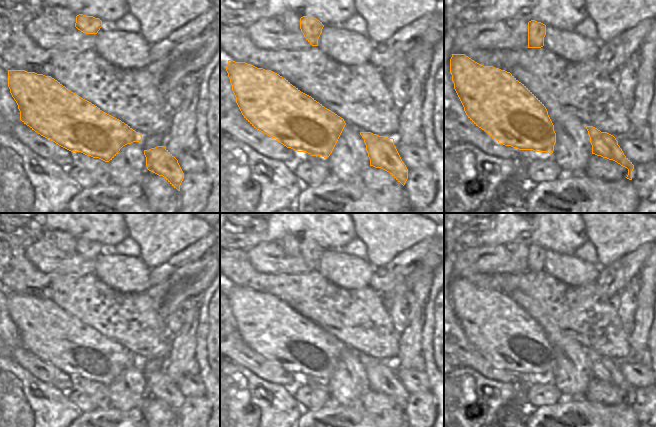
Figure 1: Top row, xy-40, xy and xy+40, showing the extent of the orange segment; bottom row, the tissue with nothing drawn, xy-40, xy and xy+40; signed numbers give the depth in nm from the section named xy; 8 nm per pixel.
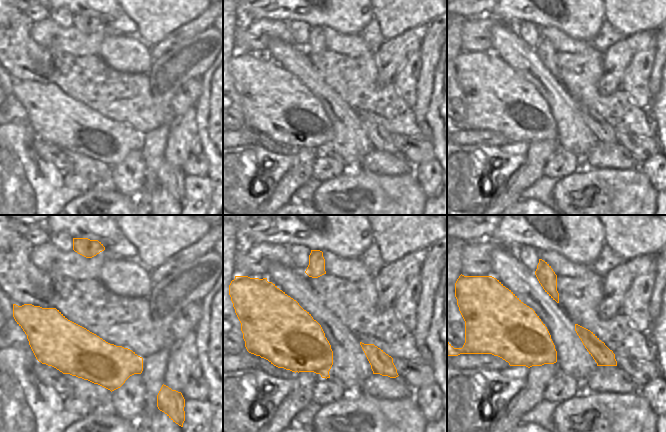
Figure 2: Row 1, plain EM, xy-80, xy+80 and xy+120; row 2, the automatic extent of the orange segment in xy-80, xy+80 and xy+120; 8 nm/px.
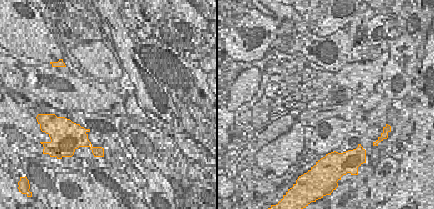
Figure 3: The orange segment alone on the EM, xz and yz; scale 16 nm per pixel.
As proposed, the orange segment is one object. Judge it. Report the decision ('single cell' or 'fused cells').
fused cells

